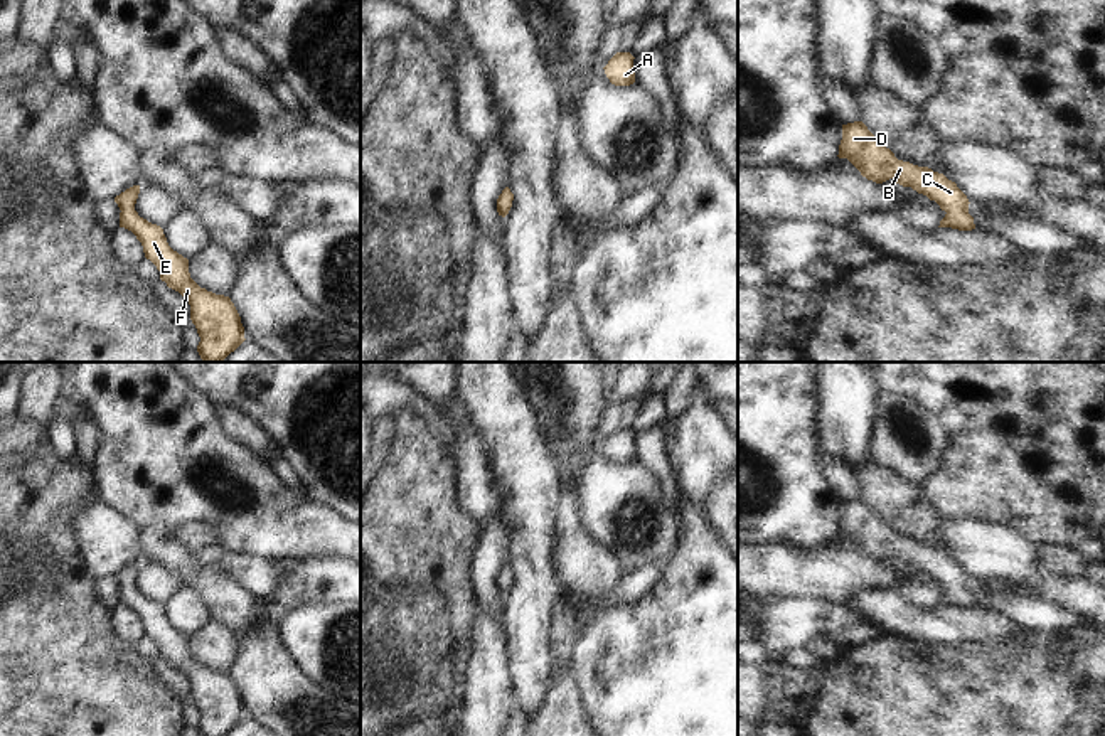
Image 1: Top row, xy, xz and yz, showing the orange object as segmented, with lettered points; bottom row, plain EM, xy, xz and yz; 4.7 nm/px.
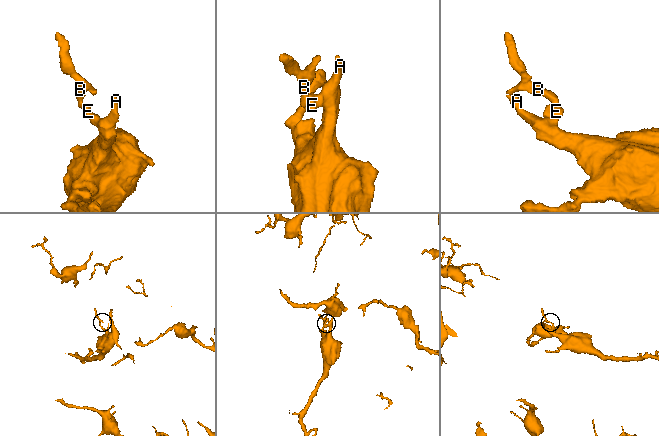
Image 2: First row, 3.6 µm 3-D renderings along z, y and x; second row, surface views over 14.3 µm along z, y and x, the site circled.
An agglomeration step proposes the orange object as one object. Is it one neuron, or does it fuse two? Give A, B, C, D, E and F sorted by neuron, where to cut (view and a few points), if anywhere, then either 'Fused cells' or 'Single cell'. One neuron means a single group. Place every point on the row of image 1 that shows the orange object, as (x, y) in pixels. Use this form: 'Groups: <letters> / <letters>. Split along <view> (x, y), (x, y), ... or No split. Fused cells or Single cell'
Groups: A B C D E F. No split. Single cell.

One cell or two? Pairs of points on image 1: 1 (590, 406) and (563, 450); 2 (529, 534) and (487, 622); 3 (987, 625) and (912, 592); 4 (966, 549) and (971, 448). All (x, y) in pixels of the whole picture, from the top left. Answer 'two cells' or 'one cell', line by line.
1: one cell
2: two cells
3: two cells
4: two cells

